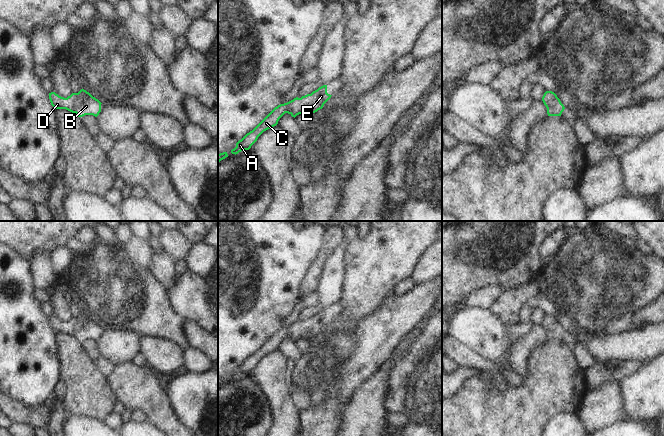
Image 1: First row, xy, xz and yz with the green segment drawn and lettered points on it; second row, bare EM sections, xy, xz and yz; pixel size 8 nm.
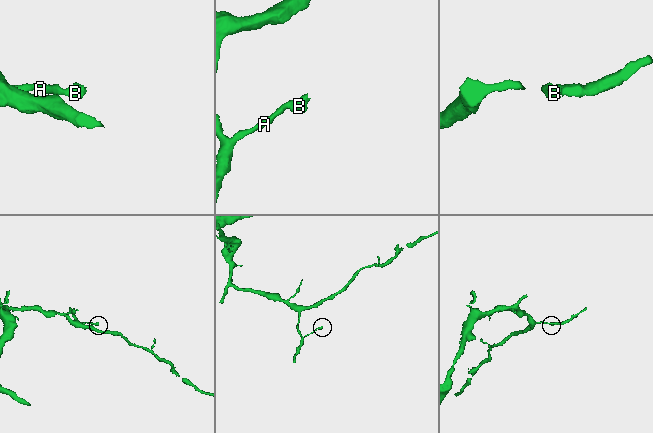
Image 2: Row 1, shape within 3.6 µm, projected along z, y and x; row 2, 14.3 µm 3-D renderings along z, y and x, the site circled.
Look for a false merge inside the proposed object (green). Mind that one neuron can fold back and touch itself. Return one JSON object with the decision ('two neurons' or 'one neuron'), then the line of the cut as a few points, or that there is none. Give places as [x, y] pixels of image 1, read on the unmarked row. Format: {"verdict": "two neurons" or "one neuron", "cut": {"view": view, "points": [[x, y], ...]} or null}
{"verdict": "one neuron", "cut": null}

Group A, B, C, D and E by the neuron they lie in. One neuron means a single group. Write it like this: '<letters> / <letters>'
A B C D E

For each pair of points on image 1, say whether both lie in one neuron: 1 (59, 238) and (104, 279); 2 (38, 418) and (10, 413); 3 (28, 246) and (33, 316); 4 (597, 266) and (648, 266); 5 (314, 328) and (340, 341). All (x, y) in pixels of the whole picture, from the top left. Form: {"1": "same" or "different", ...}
{"1": "different", "2": "same", "3": "different", "4": "same", "5": "different"}

